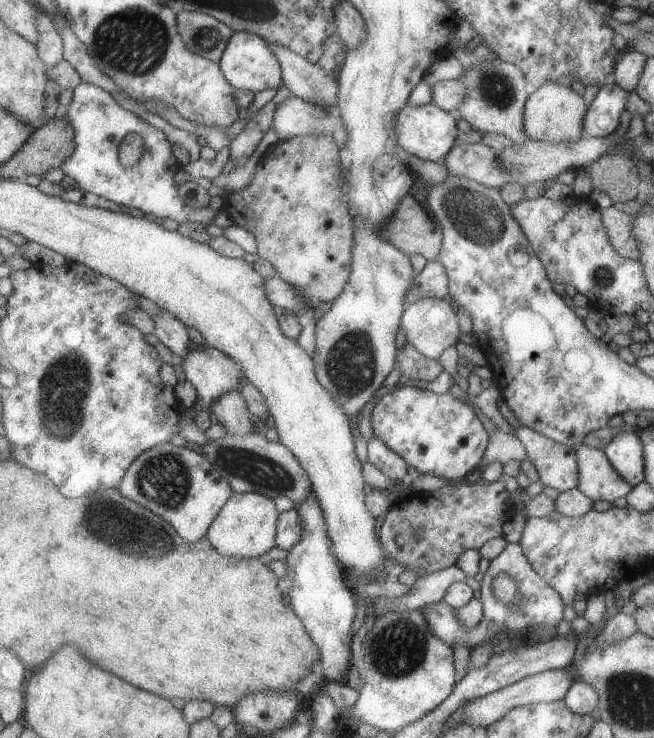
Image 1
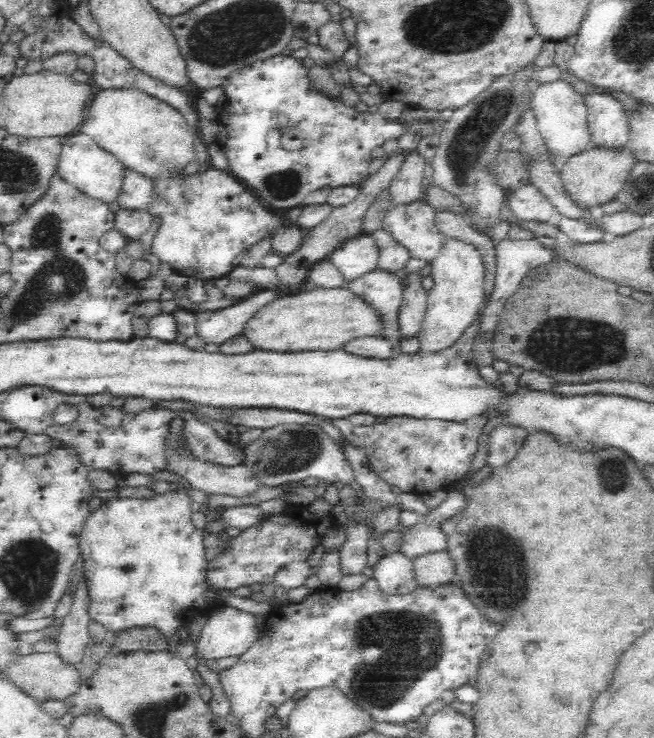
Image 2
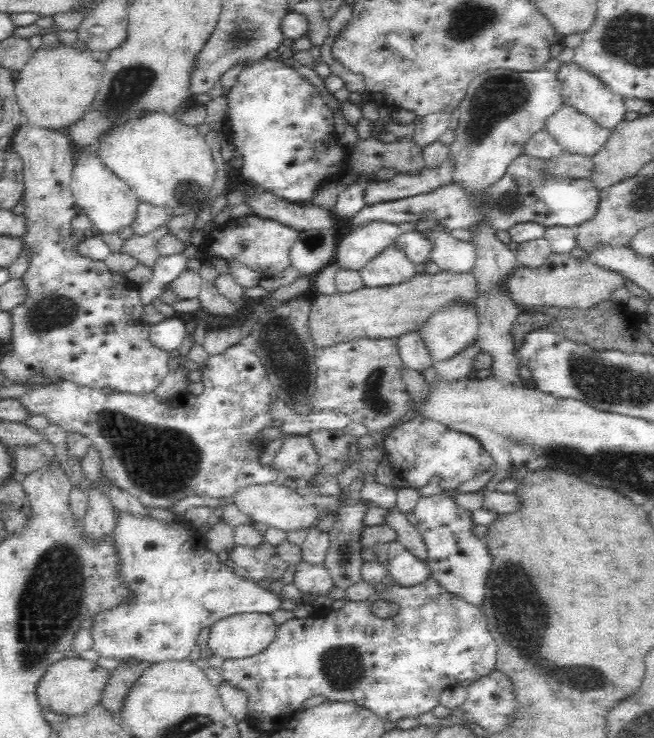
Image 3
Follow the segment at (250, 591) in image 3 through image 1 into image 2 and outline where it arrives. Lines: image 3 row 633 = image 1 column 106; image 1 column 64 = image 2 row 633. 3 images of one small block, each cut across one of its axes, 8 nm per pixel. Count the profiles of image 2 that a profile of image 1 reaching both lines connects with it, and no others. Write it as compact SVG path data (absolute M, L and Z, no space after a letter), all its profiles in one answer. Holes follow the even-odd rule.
M168 490L160 494L154 492L148 498L108 500L86 517L77 549L84 564L82 575L89 615L111 636L127 628L152 625L170 638L179 626L192 619L195 610L218 602L218 597L209 595L204 587L209 562L204 556L203 531L191 523L190 504L186 492Z

